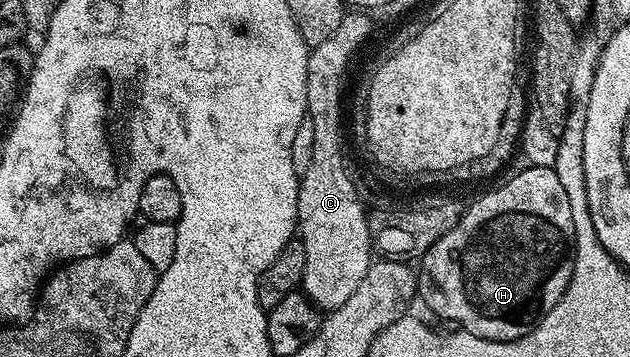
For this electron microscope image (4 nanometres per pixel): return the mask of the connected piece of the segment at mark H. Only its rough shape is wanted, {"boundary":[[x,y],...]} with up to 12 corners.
{"boundary":[[523,166],[418,261],[417,296],[516,340],[567,293],[569,194]]}

